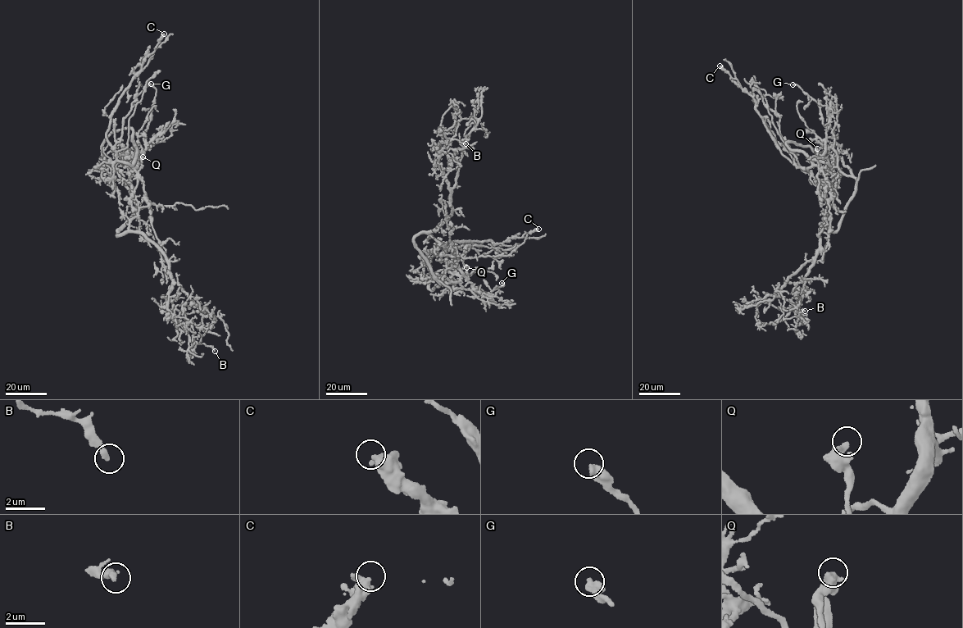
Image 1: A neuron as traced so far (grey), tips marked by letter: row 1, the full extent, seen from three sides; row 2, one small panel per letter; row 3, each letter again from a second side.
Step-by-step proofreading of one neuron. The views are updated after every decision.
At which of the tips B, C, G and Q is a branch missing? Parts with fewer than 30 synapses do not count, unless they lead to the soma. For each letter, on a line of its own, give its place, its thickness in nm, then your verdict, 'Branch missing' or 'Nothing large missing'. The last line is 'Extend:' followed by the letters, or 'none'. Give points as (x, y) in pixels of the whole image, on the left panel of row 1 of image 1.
B: Place: (215, 351). Thickness 280 nm. Nothing large missing
C: Place: (164, 34). Thickness 550 nm. Nothing large missing
G: Place: (151, 84). Thickness 420 nm. Nothing large missing
Q: Place: (143, 156). Thickness 480 nm. Nothing large missing
Extend: none

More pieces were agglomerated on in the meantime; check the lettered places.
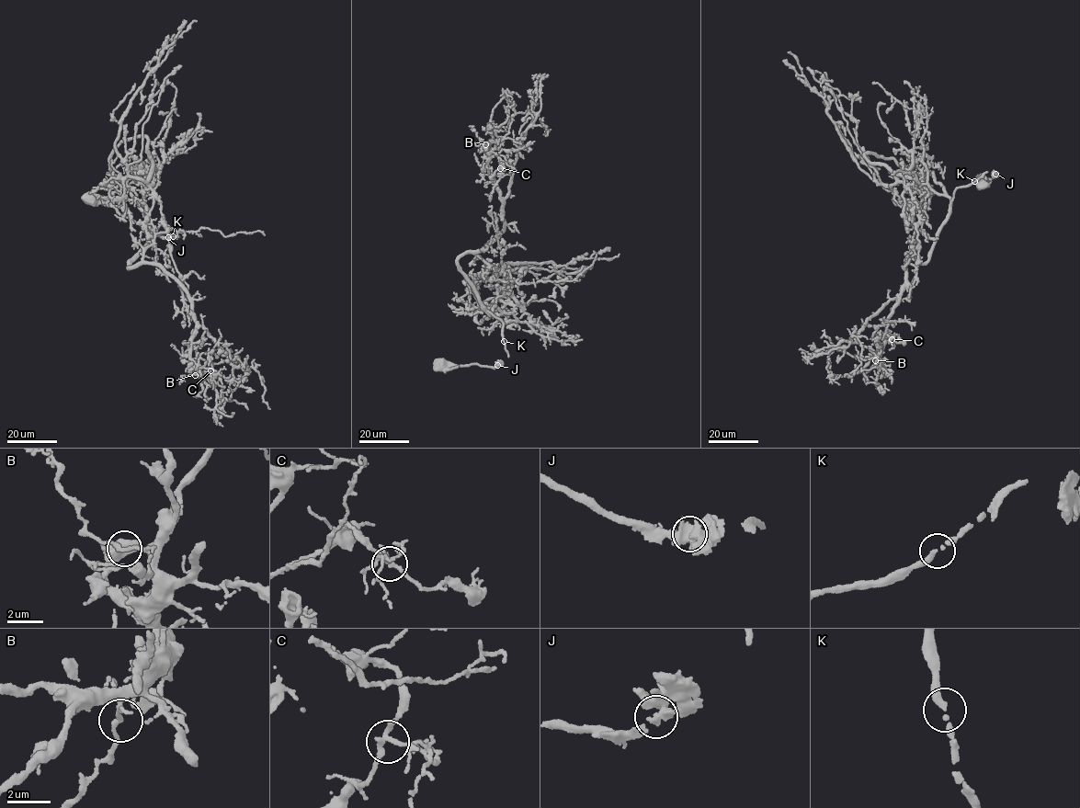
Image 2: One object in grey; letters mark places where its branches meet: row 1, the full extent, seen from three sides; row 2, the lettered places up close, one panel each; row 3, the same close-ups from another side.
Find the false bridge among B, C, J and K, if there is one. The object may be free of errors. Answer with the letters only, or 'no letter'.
no letter

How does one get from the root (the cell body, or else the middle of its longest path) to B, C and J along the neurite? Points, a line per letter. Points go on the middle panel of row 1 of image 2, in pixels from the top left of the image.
B: (443, 367), (497, 367), (508, 357), (503, 323), (481, 303), (458, 260), (484, 248), (504, 228), (485, 144)
C: (443, 367), (497, 367), (508, 357), (503, 323), (458, 260), (504, 228), (486, 166), (492, 155), (500, 168)
J: (443, 367), (472, 363), (497, 365)

